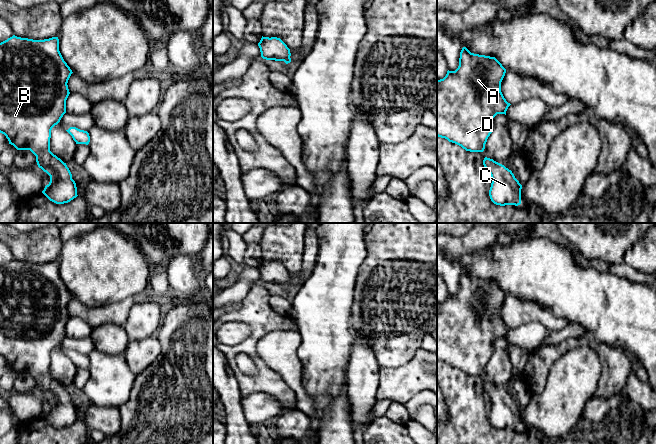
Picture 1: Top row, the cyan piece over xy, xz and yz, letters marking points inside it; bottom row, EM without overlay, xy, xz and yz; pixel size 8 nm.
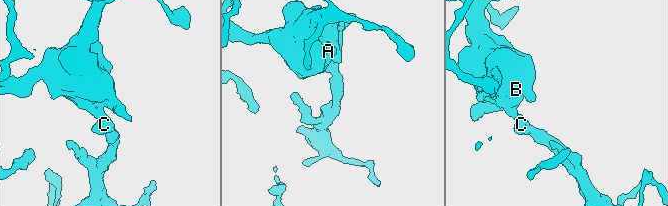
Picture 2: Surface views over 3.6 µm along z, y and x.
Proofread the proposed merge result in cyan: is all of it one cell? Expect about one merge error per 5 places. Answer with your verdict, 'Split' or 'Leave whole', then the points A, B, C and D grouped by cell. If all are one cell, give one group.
Leave whole. Groups: A B C D

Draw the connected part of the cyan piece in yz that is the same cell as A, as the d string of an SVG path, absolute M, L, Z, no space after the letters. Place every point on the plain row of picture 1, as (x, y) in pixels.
M466 271L460 276L459 290L455 295L447 295L443 303L437 304L437 360L461 370L466 375L483 376L488 361L493 354L493 342L505 338L511 329L501 316L501 306L506 293L495 282L471 277Z

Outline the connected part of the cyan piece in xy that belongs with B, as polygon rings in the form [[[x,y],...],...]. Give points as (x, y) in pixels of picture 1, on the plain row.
[[[13,259],[12,261],[0,267],[0,357],[4,358],[8,363],[9,368],[13,369],[17,374],[30,374],[36,380],[36,386],[38,391],[50,400],[50,406],[48,409],[45,410],[42,417],[50,425],[56,428],[68,427],[78,420],[76,407],[72,403],[72,398],[69,392],[67,391],[66,387],[64,387],[60,382],[58,382],[50,375],[51,354],[55,349],[60,346],[61,342],[66,337],[66,324],[70,318],[67,307],[72,297],[72,294],[64,285],[59,275],[58,261],[52,261],[44,264],[33,264]]]

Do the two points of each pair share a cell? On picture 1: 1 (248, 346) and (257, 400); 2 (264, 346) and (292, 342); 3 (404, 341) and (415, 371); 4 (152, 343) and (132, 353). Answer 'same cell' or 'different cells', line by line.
1: different cells
2: same cell
3: different cells
4: same cell

